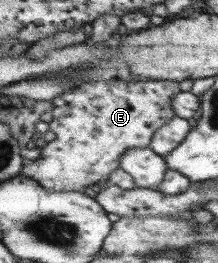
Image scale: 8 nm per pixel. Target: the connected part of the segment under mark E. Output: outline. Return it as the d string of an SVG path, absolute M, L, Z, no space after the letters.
M113 79L81 83L54 96L50 100L52 117L48 126L55 140L39 148L39 158L36 160L24 160L19 173L32 178L39 187L49 192L83 192L90 185L107 183L107 176L119 168L120 158L127 149L148 147L153 133L175 117L170 100L179 91L179 83L170 80L135 82Z

